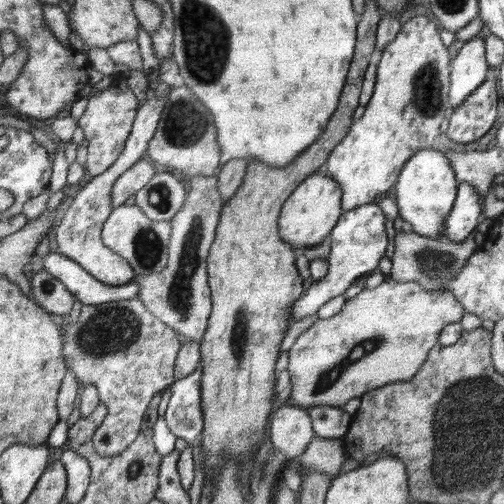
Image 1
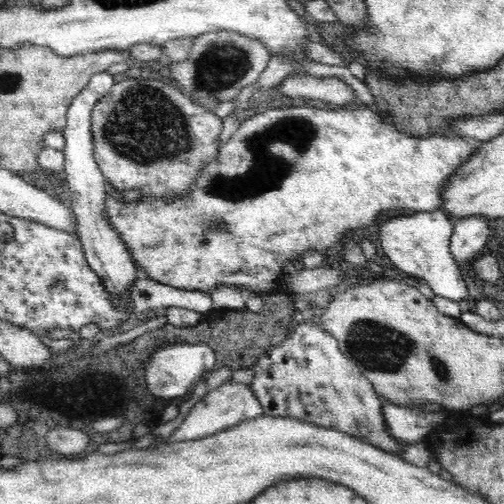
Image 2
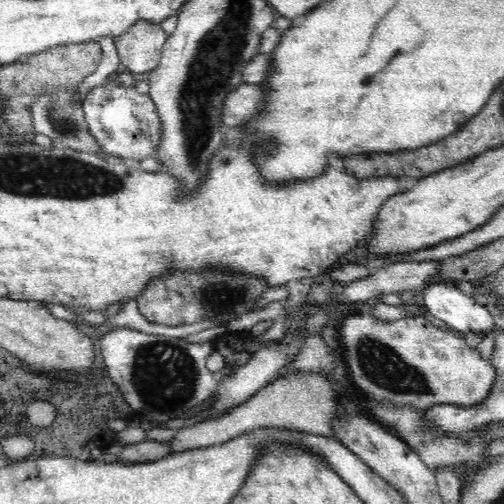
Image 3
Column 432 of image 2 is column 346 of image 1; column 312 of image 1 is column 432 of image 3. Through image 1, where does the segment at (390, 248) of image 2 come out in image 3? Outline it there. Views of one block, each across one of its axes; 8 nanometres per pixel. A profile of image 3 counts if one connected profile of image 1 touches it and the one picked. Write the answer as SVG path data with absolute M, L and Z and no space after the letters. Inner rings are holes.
M442 282L428 284L424 288L424 300L426 310L446 322L456 334L486 332L492 336L498 332L498 326L494 324L494 310L478 304L472 296L466 296L456 286Z

